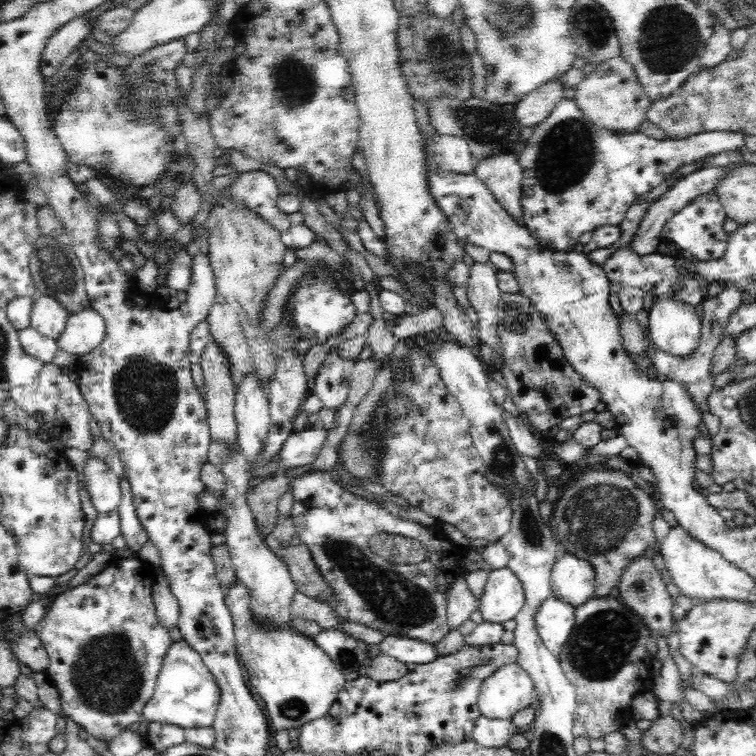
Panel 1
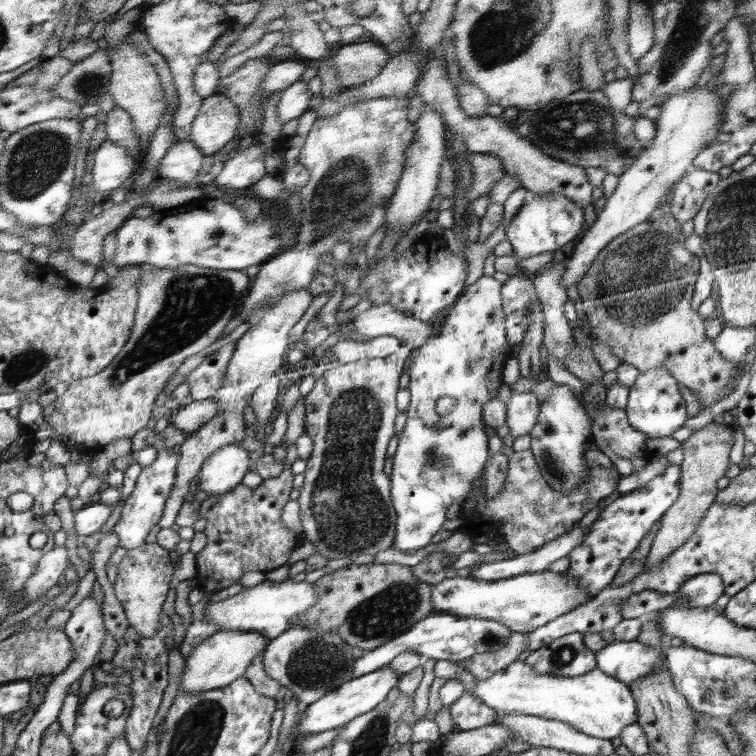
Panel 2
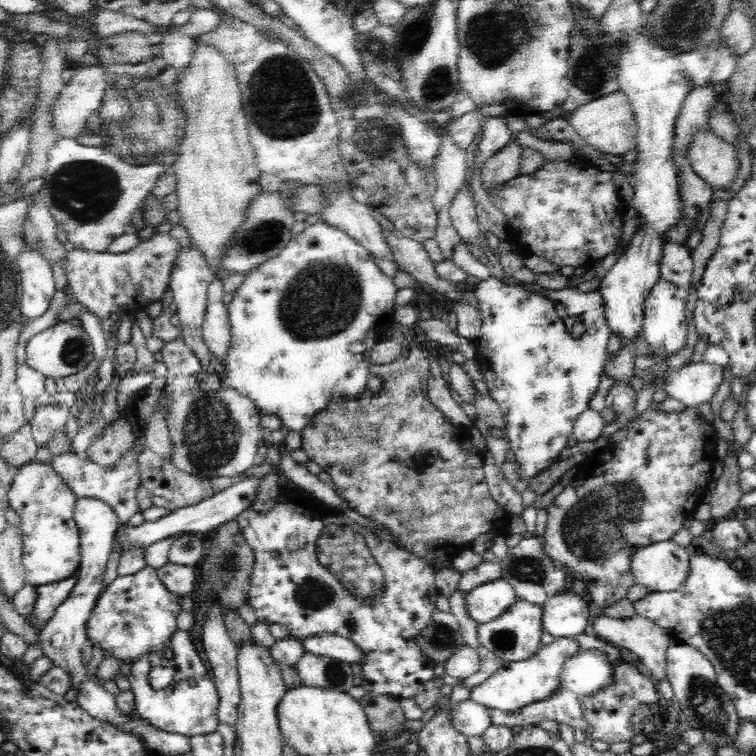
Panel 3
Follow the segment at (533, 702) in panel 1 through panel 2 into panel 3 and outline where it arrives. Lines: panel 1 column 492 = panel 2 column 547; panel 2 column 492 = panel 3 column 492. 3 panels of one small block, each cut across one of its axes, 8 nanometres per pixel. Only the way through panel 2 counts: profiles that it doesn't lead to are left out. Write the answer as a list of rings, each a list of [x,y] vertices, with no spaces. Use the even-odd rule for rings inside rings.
[[[572,637],[554,638],[553,642],[538,649],[534,656],[518,662],[502,663],[492,676],[482,684],[471,688],[470,699],[486,708],[494,708],[502,712],[516,712],[533,702],[546,700],[561,687],[561,672],[565,662],[571,656],[577,655],[582,648]]]

